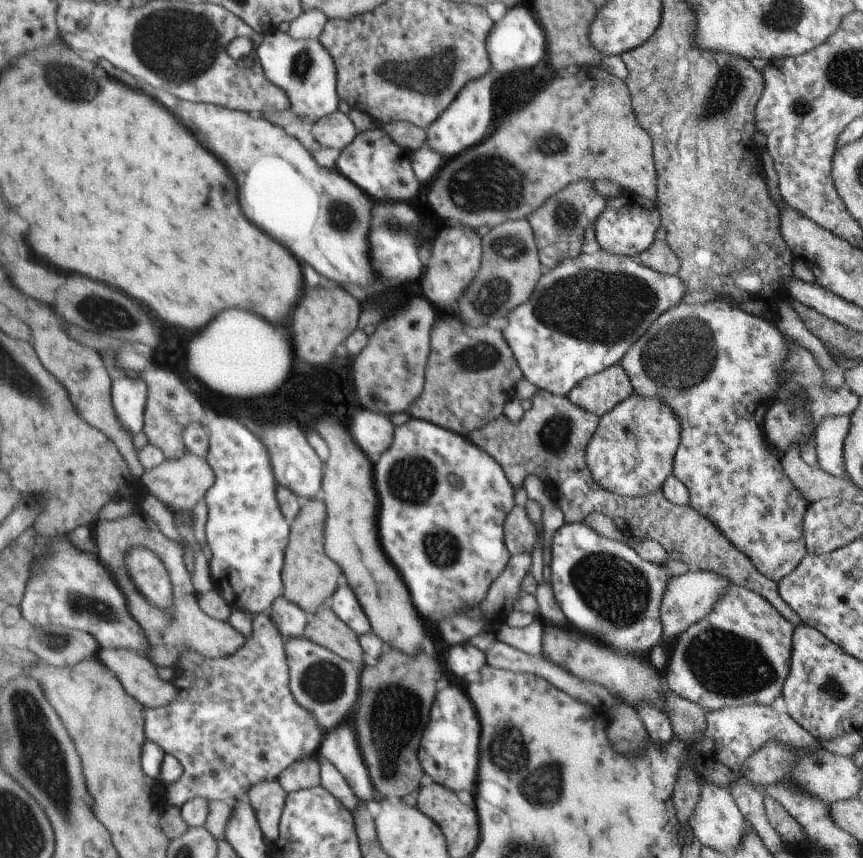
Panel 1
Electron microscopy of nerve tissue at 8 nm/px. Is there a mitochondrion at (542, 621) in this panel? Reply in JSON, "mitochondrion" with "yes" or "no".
{"mitochondrion":"no"}

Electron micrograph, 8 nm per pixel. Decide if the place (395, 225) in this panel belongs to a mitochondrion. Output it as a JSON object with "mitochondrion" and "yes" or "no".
{"mitochondrion":"yes"}

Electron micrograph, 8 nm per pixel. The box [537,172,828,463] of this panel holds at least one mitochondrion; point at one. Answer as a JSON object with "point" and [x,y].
{"point":[681,356]}

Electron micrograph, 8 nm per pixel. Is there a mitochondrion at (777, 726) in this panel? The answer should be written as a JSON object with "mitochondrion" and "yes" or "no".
{"mitochondrion":"no"}

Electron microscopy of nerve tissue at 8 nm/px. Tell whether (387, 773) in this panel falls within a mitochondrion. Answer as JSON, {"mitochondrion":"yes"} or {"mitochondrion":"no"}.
{"mitochondrion":"yes"}

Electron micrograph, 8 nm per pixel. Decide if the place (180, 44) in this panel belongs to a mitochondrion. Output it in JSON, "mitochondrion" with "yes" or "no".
{"mitochondrion":"yes"}

